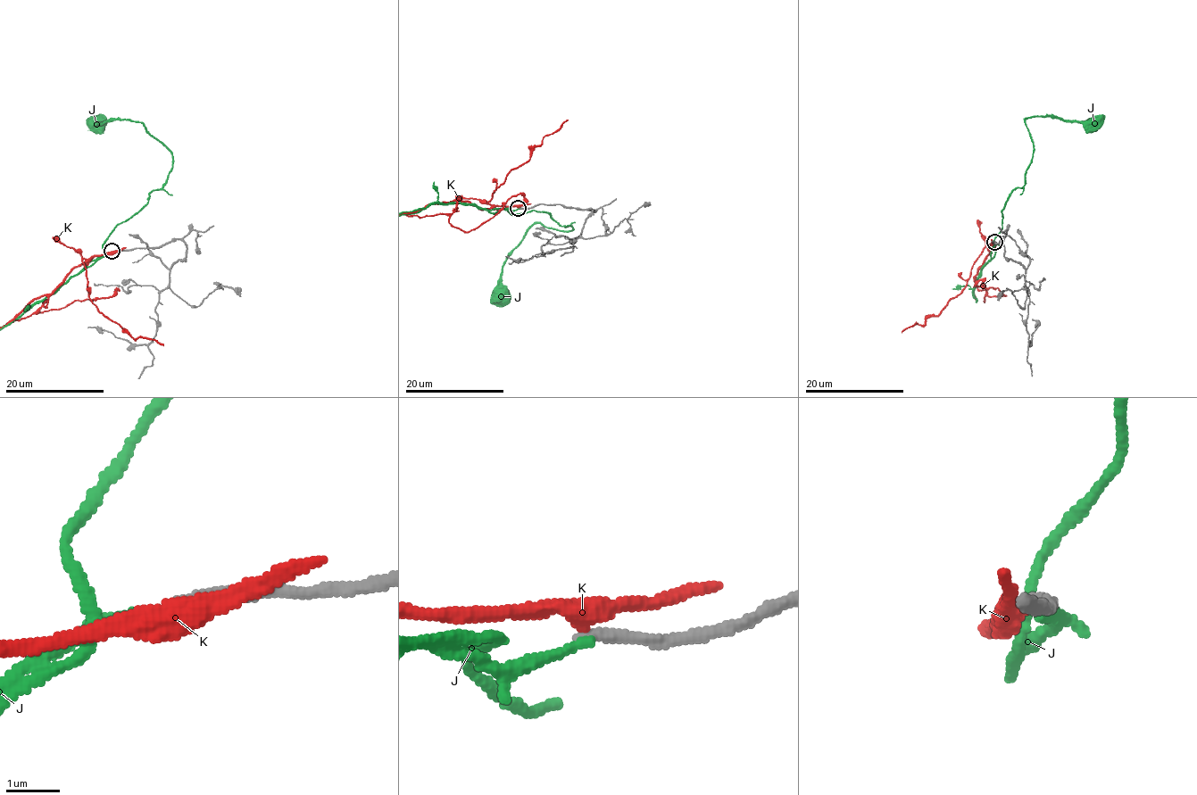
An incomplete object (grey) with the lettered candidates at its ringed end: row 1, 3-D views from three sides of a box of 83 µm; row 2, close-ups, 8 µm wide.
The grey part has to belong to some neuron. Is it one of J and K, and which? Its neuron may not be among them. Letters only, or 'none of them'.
none of them

